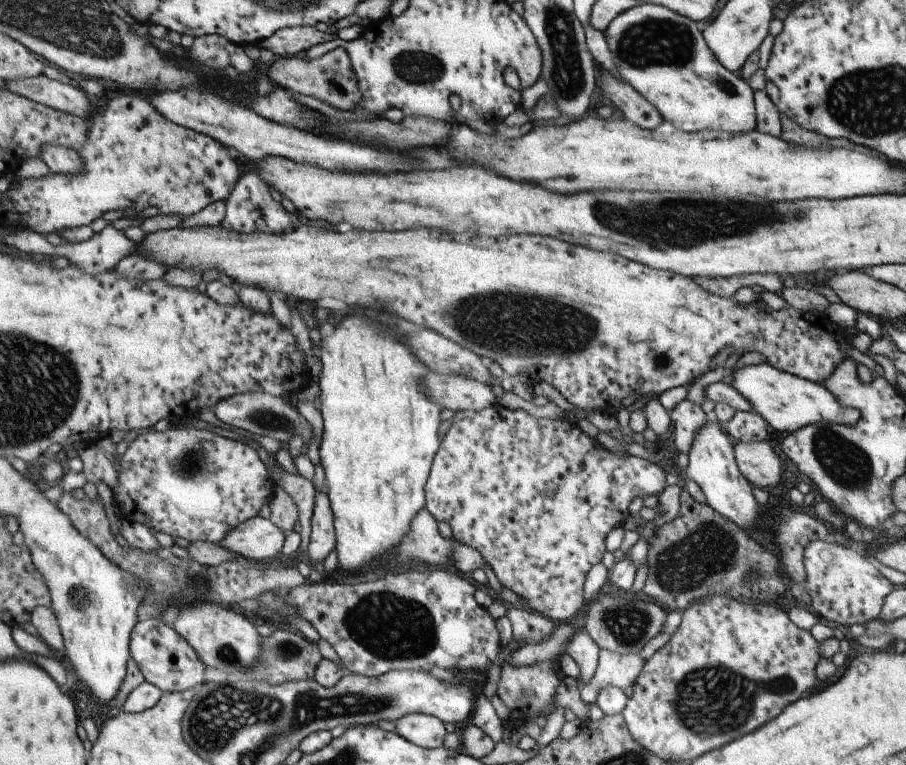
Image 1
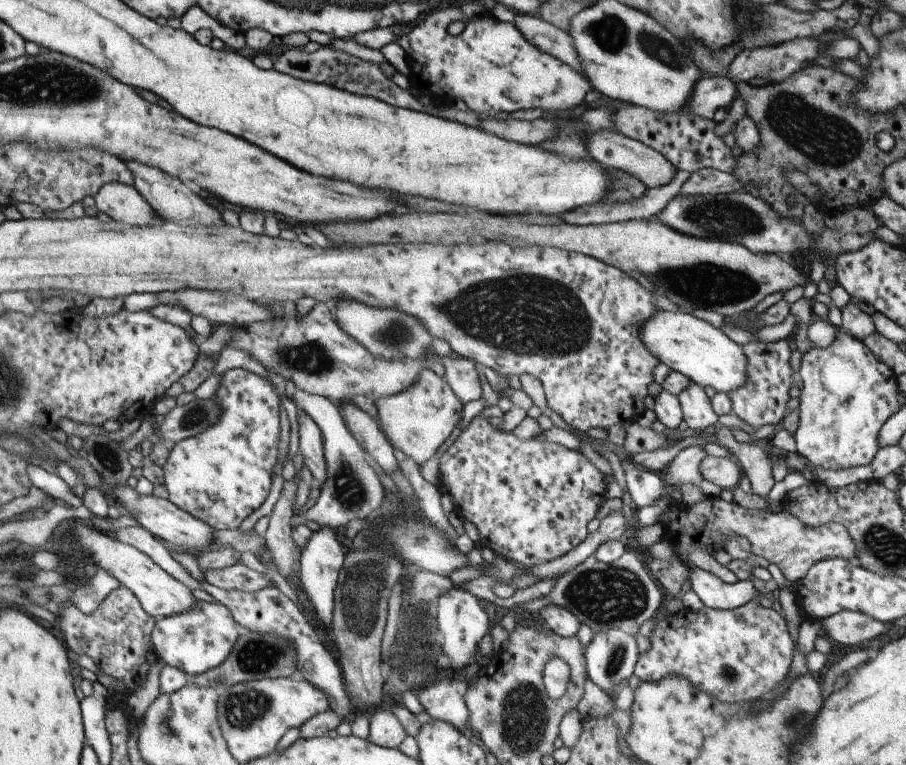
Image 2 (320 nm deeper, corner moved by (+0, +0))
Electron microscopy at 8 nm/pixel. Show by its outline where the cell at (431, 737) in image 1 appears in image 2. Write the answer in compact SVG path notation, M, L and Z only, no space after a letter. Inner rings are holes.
M376 710L368 717L368 736L371 744L388 749L397 749L399 743L407 735L399 721L390 710Z

